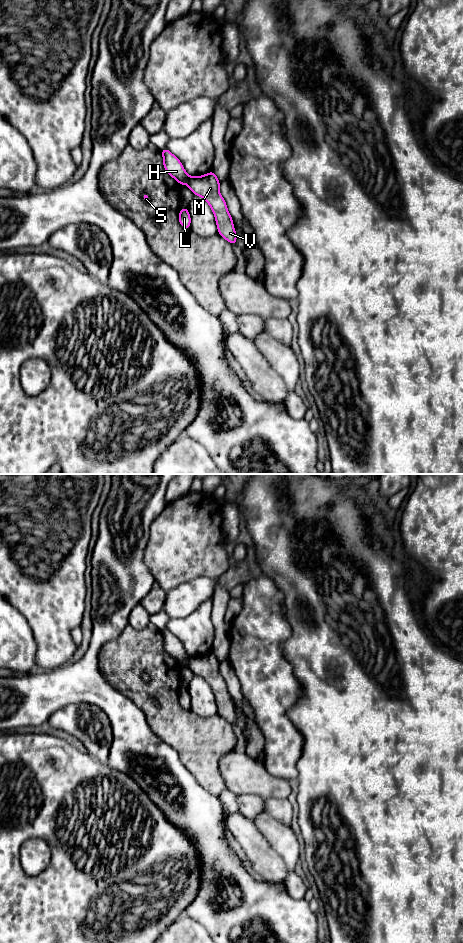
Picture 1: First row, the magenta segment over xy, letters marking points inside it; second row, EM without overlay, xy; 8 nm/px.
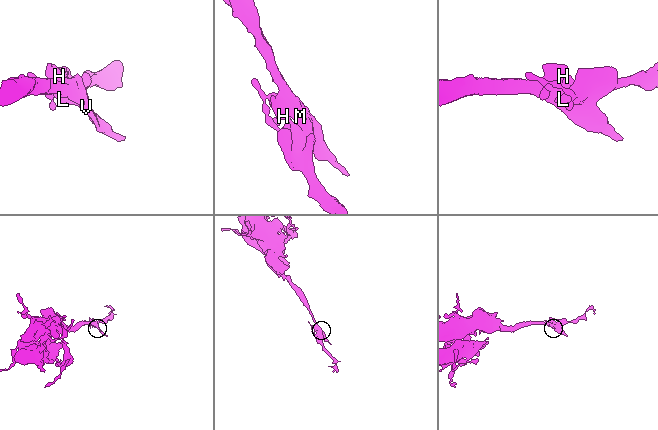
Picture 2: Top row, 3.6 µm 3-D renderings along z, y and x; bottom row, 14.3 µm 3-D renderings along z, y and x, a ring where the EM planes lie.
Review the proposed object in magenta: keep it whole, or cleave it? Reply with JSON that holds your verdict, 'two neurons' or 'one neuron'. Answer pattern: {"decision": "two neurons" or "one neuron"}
{"decision": "one neuron"}

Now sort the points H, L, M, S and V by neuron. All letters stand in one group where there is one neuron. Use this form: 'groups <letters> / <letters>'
groups H L M S V

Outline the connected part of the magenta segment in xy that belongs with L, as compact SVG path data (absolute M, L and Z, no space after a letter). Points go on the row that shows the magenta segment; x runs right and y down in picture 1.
M181 208L179 212L179 223L180 225L185 228L189 229L191 224L191 217L188 211L188 208Z

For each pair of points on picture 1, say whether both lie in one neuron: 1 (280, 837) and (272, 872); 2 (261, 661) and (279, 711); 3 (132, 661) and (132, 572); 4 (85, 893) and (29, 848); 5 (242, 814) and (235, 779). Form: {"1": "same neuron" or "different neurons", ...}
{"1": "different neurons", "2": "same neuron", "3": "different neurons", "4": "different neurons", "5": "different neurons"}

